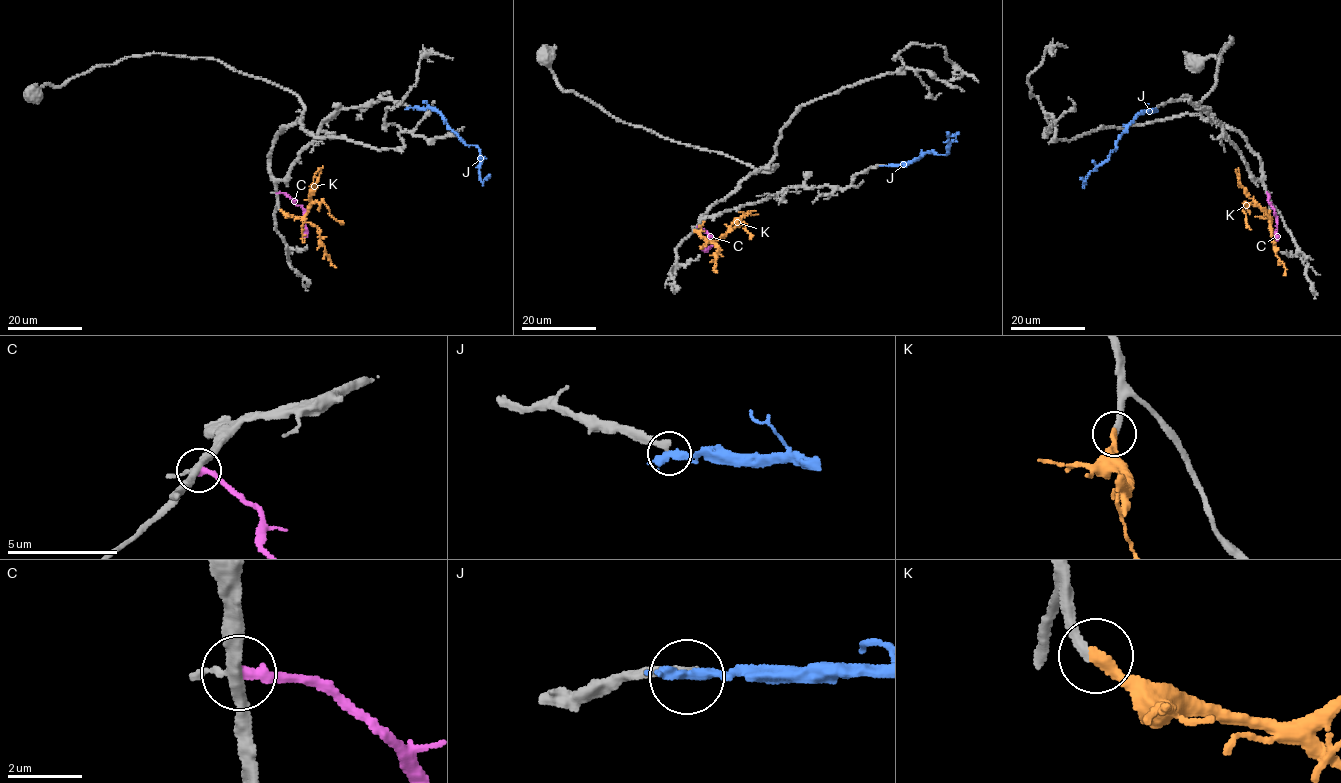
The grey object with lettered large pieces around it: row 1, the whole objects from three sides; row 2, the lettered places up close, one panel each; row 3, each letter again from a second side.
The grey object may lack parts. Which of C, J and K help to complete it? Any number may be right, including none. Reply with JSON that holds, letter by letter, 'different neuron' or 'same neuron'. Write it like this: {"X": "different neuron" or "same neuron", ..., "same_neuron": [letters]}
{"C": "different neuron", "J": "different neuron", "K": "same neuron", "same_neuron": ["K"]}

